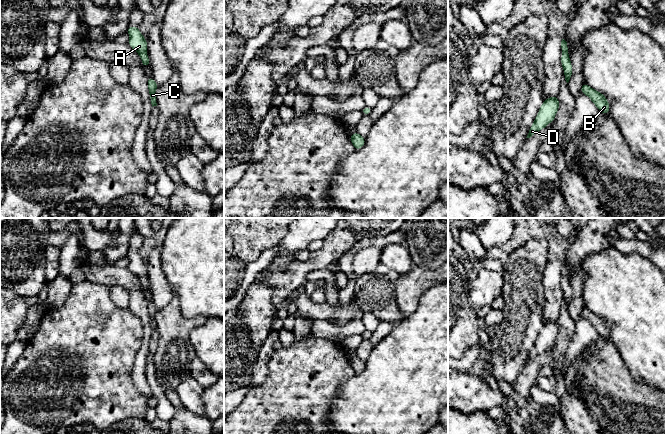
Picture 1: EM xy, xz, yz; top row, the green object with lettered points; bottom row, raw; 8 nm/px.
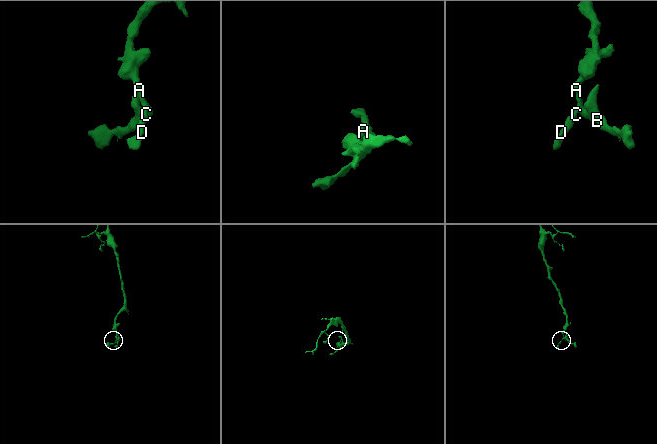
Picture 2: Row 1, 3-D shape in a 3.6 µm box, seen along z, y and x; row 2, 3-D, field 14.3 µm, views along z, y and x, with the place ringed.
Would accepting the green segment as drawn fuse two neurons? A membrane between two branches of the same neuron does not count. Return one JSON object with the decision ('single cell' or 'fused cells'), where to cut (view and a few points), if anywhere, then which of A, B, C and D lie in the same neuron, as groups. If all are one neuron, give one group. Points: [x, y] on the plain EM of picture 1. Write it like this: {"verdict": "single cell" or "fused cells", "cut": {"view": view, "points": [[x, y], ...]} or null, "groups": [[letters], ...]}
{"verdict": "single cell", "cut": null, "groups": [["A", "B", "C", "D"]]}

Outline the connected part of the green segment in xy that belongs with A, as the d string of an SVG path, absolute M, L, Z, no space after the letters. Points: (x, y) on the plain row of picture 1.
M129 250L127 253L127 257L130 260L128 268L139 278L142 284L142 290L149 290L150 284L147 280L148 268L145 261L141 258L140 254L136 250Z

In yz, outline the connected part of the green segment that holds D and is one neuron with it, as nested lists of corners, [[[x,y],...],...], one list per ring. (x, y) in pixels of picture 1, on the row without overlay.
[[[551,320],[544,324],[526,362],[534,360],[537,356],[544,353],[549,347],[553,346],[558,334],[558,320]]]

